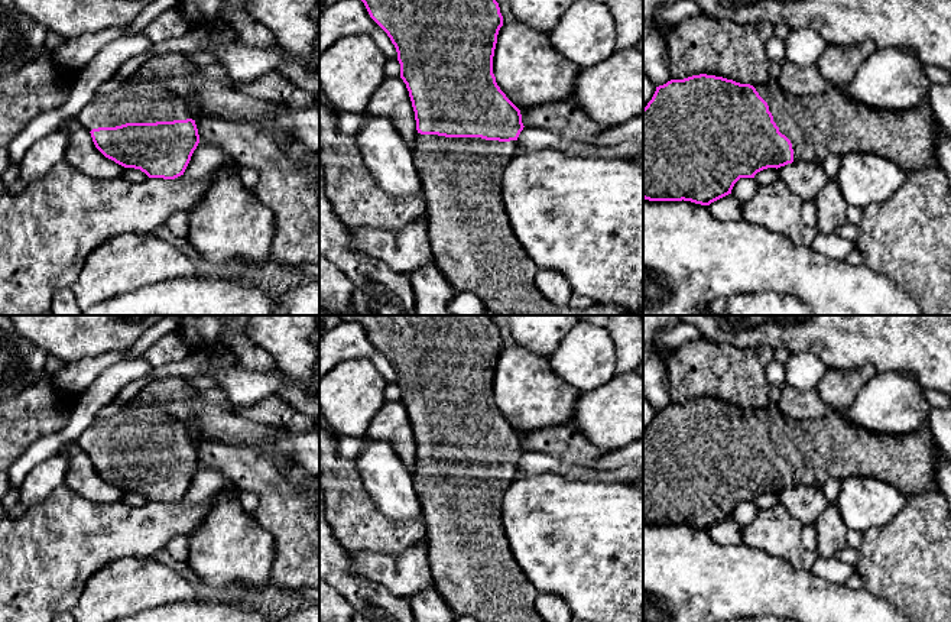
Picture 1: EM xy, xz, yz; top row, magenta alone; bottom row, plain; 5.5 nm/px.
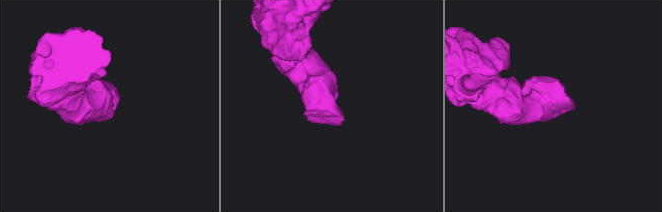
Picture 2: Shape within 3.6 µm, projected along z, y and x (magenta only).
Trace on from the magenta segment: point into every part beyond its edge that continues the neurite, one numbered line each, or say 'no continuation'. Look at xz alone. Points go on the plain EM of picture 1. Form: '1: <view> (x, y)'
1: xz (473, 569)

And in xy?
1: xy (136, 425)

